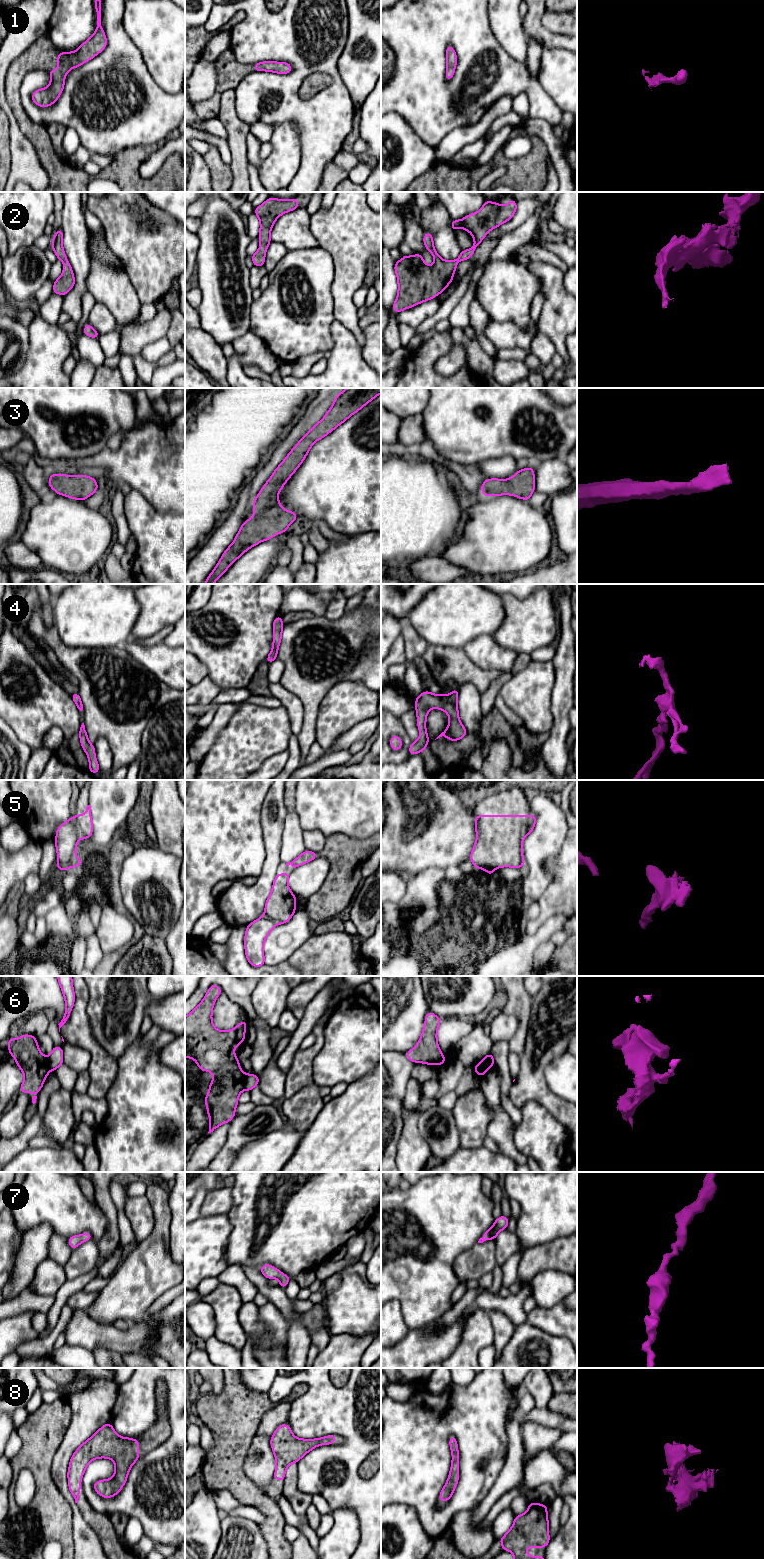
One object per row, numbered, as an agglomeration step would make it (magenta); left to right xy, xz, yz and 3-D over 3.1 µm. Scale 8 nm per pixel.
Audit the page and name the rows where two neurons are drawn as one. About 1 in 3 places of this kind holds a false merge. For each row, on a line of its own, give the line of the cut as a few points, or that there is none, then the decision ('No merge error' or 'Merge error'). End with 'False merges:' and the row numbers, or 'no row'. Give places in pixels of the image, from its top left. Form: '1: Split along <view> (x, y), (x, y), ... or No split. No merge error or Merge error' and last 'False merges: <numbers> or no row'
1: No split. No merge error
2: No split. No merge error
3: No split. No merge error
4: No split. No merge error
5: Split along xy (73, 817), (80, 837). Merge error
6: Split along xz (246, 1075), (243, 1081), (243, 1088). Merge error
7: No split. No merge error
8: No split. No merge error
False merges: 5, 6

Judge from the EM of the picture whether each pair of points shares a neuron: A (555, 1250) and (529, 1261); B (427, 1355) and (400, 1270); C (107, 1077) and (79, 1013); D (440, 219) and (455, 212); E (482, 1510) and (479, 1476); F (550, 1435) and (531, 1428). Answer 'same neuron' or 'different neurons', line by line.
A: same neuron
B: different neurons
C: same neuron
D: different neurons
E: different neurons
F: same neuron

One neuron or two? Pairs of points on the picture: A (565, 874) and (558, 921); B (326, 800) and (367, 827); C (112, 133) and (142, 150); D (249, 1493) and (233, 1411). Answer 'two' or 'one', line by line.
A: two
B: one
C: two
D: one

